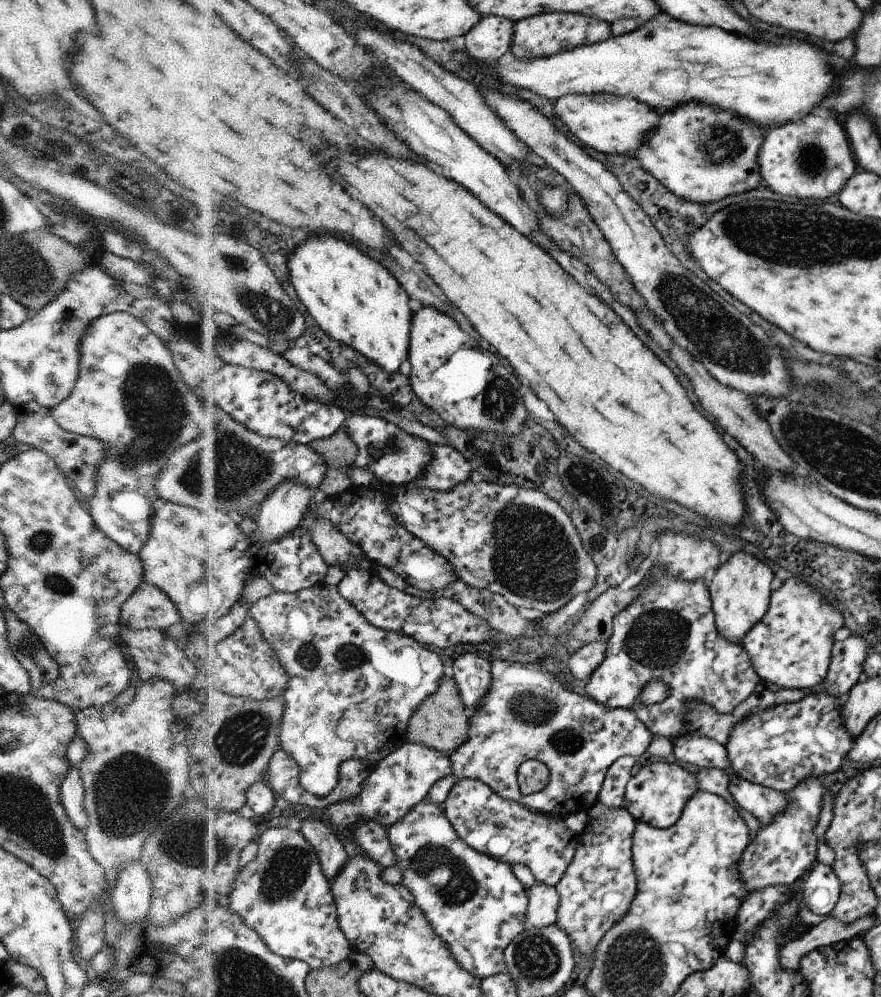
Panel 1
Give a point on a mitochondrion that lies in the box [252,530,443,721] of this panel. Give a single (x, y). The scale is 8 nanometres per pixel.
(309, 656)

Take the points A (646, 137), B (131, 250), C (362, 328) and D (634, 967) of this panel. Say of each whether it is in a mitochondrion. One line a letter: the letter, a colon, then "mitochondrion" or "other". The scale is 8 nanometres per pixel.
A: other
B: other
C: other
D: mitochondrion

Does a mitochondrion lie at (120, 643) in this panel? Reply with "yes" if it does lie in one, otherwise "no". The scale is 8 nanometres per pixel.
no

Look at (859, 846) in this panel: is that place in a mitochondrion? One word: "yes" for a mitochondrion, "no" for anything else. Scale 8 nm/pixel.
no

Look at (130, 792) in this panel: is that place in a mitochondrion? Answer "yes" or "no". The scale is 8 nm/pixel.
yes

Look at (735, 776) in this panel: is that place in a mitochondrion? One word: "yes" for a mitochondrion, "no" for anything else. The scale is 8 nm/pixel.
no

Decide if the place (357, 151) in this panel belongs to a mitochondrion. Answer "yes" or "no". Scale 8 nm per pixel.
no

